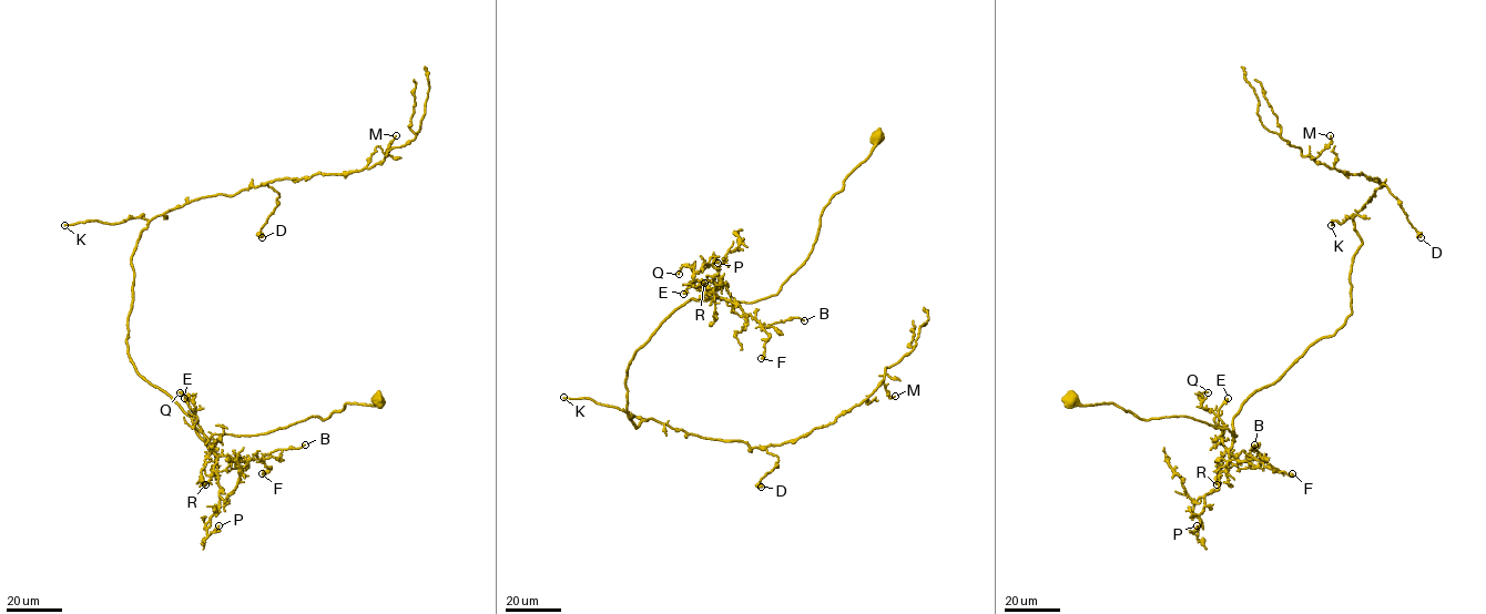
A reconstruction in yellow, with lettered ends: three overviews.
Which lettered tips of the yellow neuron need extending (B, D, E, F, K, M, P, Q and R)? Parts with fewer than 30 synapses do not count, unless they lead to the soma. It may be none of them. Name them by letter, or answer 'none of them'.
K

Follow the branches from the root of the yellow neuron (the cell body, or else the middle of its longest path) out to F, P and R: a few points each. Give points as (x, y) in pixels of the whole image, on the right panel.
F: (1069, 399), (1084, 405), (1113, 403), (1144, 420), (1186, 416), (1227, 428), (1237, 435), (1230, 456), (1292, 473)
P: (1069, 399), (1144, 420), (1186, 416), (1237, 435), (1190, 532), (1197, 525)
R: (1069, 399), (1084, 405), (1113, 403), (1144, 420), (1186, 416), (1227, 428), (1237, 435), (1217, 463), (1217, 484)

